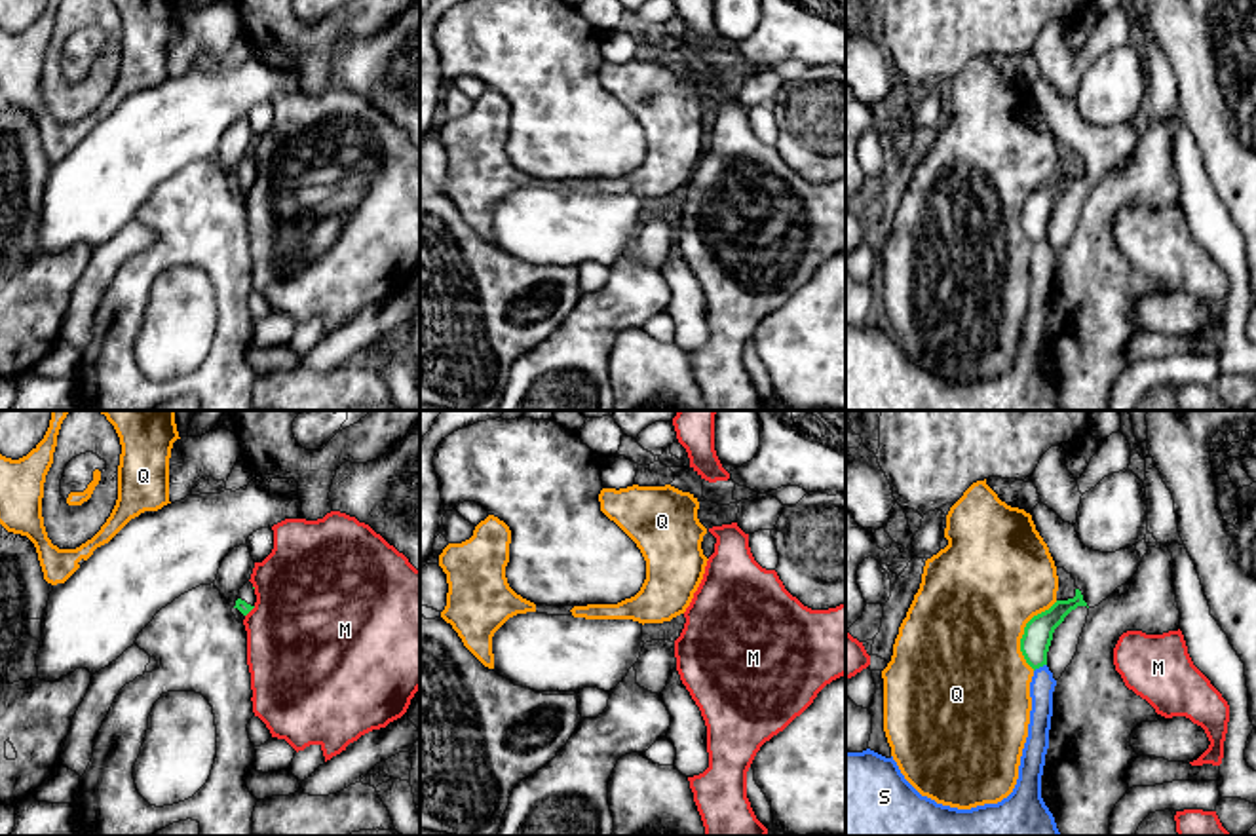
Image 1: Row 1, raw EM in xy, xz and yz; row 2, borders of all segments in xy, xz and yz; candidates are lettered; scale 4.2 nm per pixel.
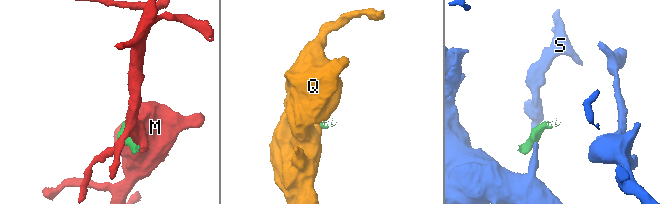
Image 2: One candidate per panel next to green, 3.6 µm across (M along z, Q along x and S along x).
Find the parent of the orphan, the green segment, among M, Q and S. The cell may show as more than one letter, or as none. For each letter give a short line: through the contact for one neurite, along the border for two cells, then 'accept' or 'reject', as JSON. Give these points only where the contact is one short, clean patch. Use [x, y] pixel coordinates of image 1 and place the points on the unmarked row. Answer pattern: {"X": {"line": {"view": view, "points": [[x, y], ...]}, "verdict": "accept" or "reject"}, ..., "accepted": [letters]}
{"M": {"verdict": "reject"}, "Q": {"verdict": "reject"}, "S": {"line": {"view": "yz", "points": [[1046, 238], [1034, 246]]}, "verdict": "reject"}, "accepted": []}

